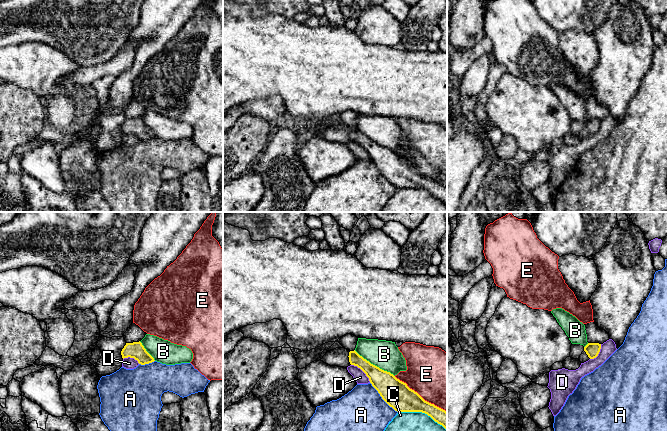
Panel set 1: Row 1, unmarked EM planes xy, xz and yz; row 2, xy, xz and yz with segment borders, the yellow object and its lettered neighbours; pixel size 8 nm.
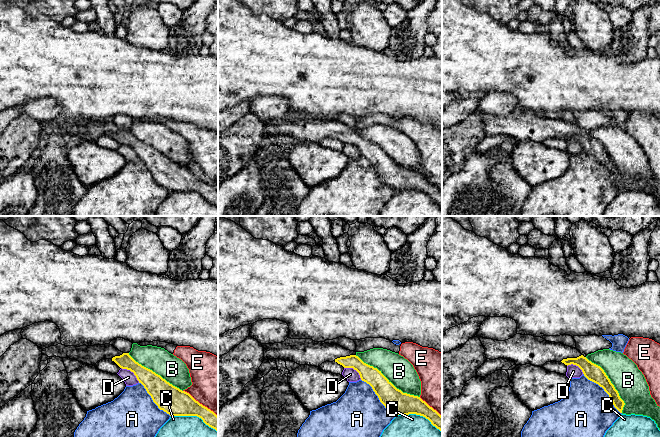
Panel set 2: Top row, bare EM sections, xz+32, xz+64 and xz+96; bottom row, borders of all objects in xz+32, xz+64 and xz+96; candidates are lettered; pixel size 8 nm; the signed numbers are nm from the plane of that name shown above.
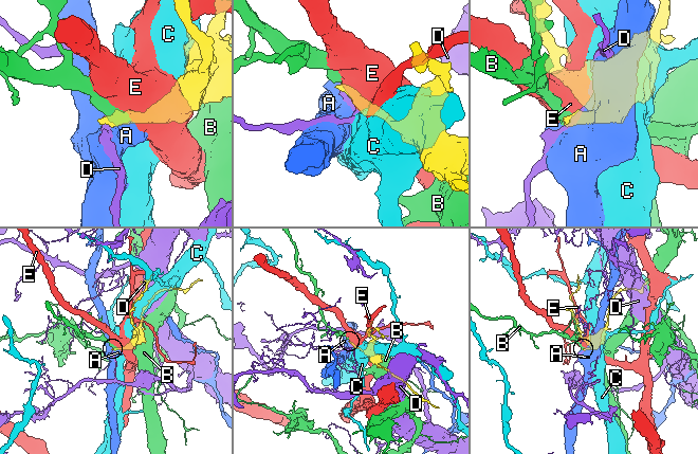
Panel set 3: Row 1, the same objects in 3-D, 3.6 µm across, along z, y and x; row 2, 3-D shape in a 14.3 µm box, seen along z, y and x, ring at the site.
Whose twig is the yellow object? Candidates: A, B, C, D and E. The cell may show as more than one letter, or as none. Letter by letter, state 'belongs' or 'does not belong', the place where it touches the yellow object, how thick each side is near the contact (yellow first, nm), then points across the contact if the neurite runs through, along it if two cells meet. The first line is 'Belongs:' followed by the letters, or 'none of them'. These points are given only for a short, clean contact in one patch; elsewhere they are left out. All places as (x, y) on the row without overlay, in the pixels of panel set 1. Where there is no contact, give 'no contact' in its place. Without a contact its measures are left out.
Belongs: none of them
A: does not belong; contact xz (382, 174); calibres 220 and 440 nm
B: does not belong; contact xz (374, 141); calibres 200 and 220 nm
C: does not belong; contact xz (422, 188); calibres 220 and 380 nm
D: does not belong; contact xz (362, 146); calibres 190 and 100 nm
E: does not belong; contact xz (419, 171); calibres 220 and 440 nm

